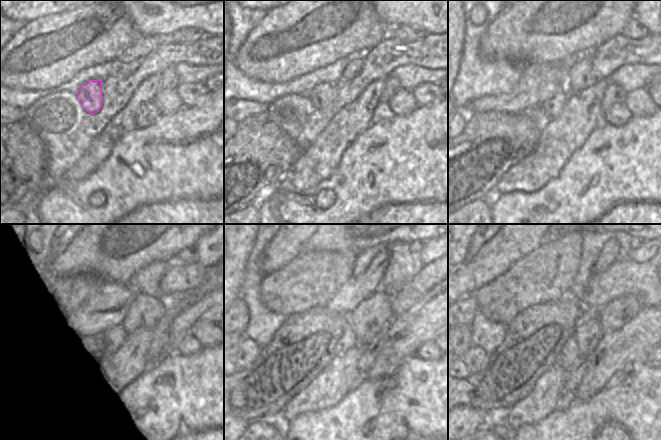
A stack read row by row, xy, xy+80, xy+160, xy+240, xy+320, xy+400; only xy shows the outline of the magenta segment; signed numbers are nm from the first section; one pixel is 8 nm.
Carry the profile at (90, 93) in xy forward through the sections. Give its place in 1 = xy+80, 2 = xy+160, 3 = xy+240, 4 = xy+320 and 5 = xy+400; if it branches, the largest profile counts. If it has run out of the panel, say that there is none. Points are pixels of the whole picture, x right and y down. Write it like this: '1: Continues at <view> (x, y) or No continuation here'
1: Continues at xy+80 (321, 96)
2: Continues at xy+160 (552, 108)
3: Continues at xy+240 (112, 337)
4: Continues at xy+320 (348, 340)
5: Continues at xy+400 (570, 355)

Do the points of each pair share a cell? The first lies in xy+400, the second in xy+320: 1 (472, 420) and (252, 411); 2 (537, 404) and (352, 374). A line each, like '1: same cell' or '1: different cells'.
1: different cells
2: same cell

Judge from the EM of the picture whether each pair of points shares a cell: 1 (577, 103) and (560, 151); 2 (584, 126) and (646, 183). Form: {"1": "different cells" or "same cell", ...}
{"1": "same cell", "2": "different cells"}

